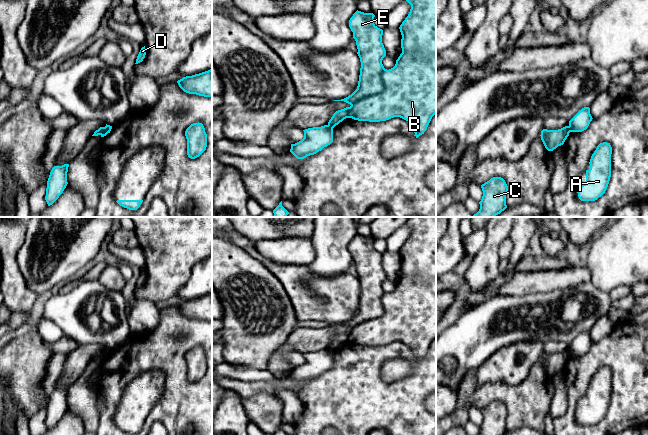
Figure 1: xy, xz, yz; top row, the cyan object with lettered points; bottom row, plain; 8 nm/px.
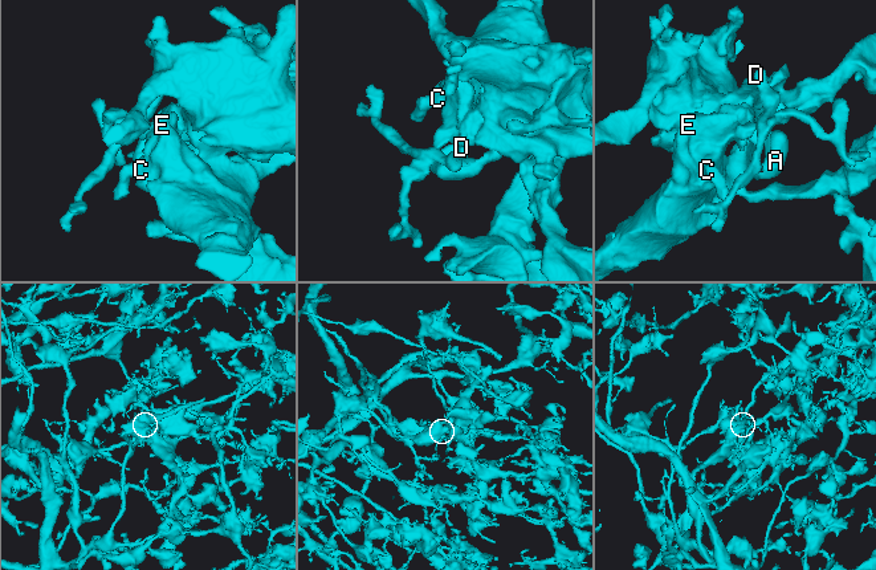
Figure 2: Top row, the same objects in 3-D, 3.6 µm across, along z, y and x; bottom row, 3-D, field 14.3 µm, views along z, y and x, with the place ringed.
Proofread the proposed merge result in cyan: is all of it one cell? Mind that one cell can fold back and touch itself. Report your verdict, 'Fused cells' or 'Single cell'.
Fused cells

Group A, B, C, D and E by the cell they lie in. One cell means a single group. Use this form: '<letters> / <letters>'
A B C E / D

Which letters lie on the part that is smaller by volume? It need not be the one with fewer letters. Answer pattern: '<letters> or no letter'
D

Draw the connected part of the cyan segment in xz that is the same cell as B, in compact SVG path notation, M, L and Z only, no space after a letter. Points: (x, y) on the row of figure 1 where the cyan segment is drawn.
M406 0L410 5L411 9L408 14L408 16L405 18L405 20L400 25L399 29L402 35L401 39L401 48L402 53L396 60L396 64L393 68L387 70L384 68L382 64L383 58L386 56L386 50L384 48L384 45L382 43L382 35L383 30L378 28L374 24L374 17L375 15L373 13L364 13L361 11L356 11L353 16L349 20L349 27L351 31L353 32L353 38L356 41L357 49L358 49L358 56L360 58L361 62L361 68L360 68L360 75L359 75L359 81L357 89L348 97L341 99L341 100L334 100L334 101L344 101L348 104L350 104L350 107L346 107L344 109L336 111L331 119L328 122L328 126L334 128L336 125L338 125L340 122L342 122L346 118L352 118L354 120L358 121L369 121L369 122L380 122L380 121L386 121L394 117L400 117L406 121L408 121L412 127L413 131L415 133L415 137L418 138L420 135L424 134L424 132L427 130L427 127L432 119L432 117L436 114L436 0Z

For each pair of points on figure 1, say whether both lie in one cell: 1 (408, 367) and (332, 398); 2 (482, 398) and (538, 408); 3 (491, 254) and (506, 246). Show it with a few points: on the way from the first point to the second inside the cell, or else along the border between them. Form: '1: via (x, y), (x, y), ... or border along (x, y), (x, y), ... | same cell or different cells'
1: border along (382, 362), (380, 375), (386, 381), (406, 377) | different cells
2: via (496, 395), (510, 395), (524, 402) | same cell
3: border along (508, 236), (500, 244), (500, 259) | different cells

